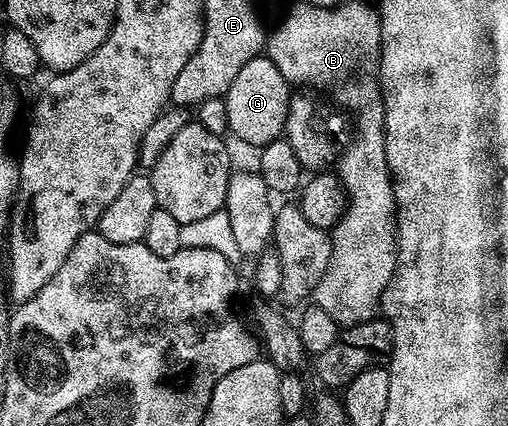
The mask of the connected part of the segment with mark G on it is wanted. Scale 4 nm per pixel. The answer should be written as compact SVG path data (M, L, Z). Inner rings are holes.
M267 55L250 58L250 62L246 62L246 66L242 66L240 73L234 77L234 82L230 82L230 90L224 95L228 132L236 135L242 143L249 144L253 150L281 139L293 95L288 80L282 78L282 70L278 70Z

